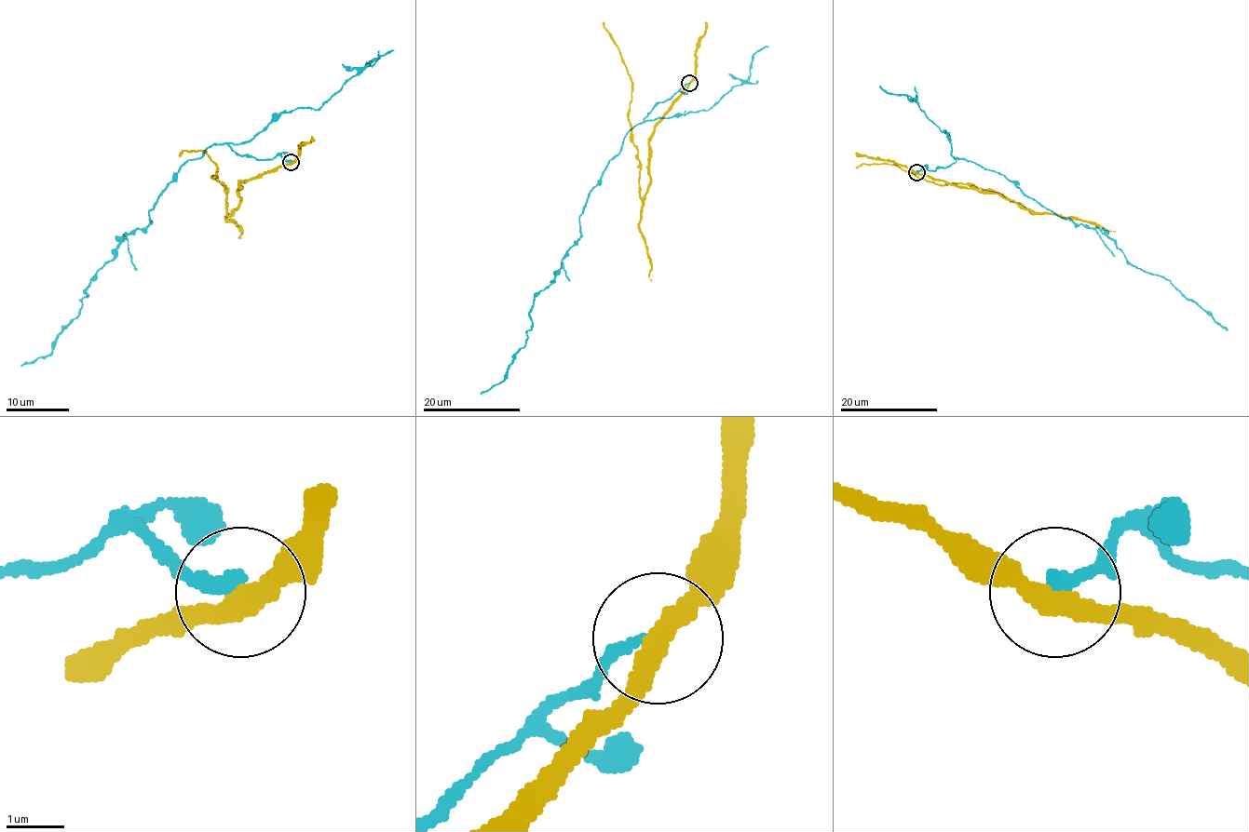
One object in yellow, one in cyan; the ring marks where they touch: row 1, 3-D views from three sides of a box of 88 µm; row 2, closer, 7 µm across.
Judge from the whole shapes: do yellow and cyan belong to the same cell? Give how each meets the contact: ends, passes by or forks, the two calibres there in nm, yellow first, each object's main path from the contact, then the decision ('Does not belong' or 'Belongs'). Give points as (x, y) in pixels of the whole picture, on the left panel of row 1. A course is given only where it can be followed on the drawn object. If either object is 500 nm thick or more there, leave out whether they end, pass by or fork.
At the ring yellow passes by. At the ring cyan ends. Thickness 360 nm (yellow) against 200 nm. Course of yellow: (291, 161), (242, 181), (229, 215), (227, 190), (212, 177), (217, 166), (202, 151), (179, 156). Course of cyan: (291, 161), (238, 155), (223, 144), (188, 160), (151, 221), (126, 234), (89, 282), (53, 350), (20, 365). Does not belong

